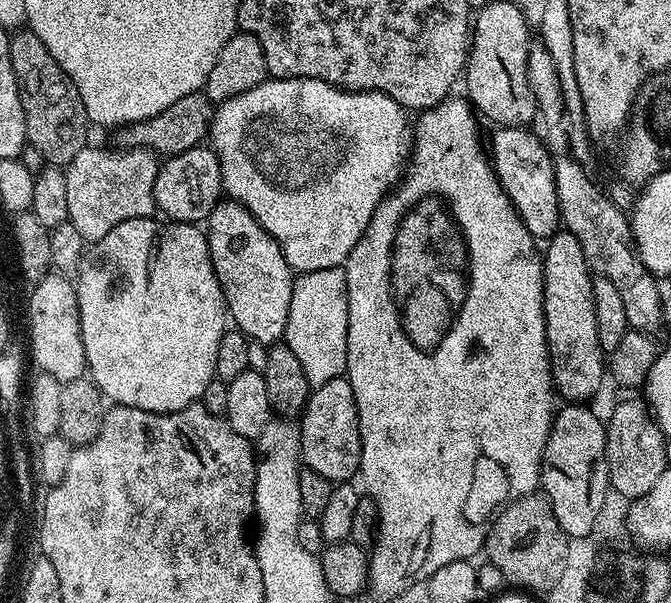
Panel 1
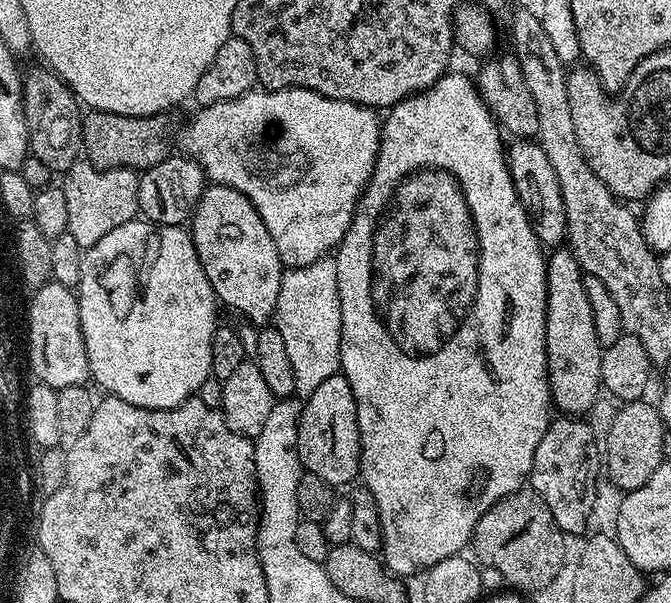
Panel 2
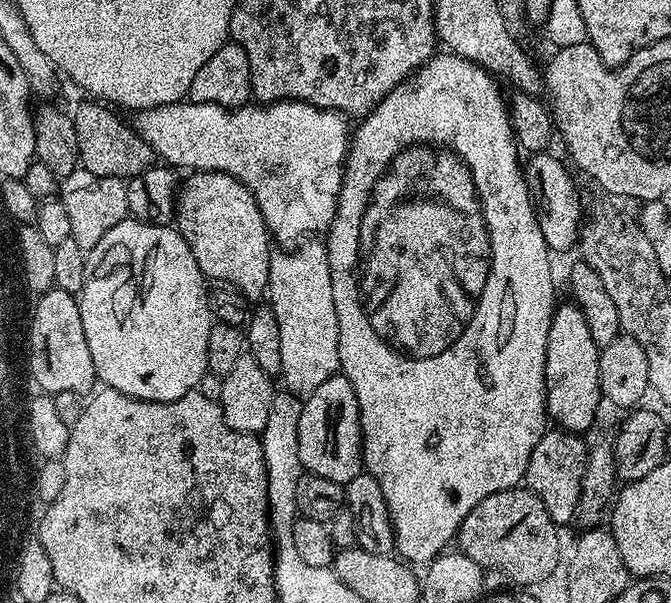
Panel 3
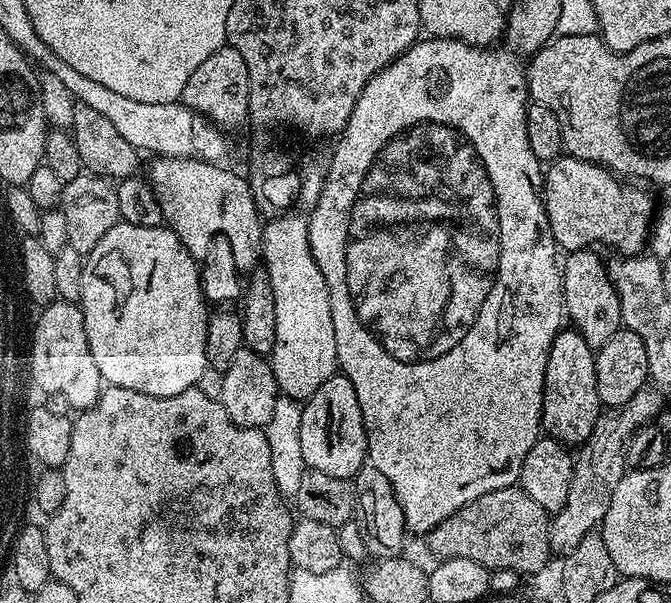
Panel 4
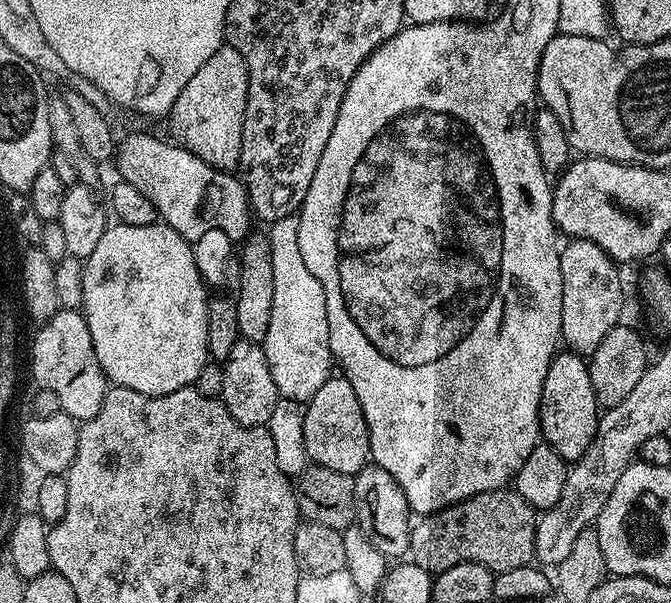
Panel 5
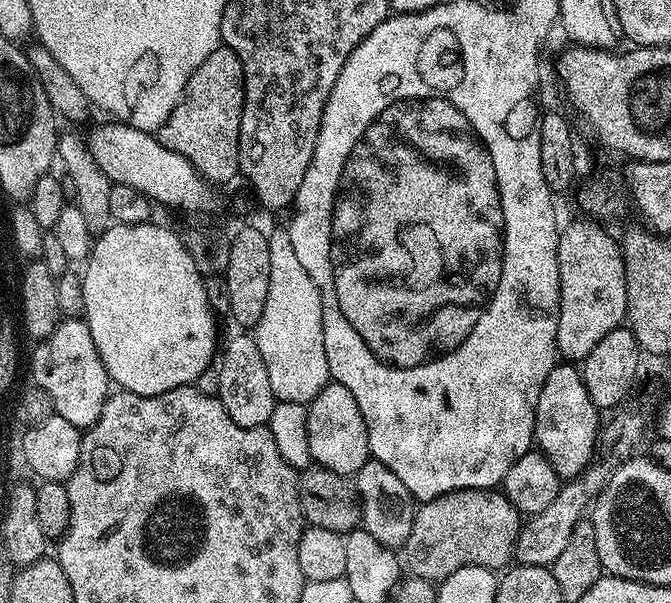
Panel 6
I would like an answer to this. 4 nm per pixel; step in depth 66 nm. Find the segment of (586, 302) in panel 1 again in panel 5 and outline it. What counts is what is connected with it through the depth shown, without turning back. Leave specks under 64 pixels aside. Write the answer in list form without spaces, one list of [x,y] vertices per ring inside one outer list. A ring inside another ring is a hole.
[[[571,350],[557,351],[556,357],[550,362],[550,370],[546,370],[546,382],[542,382],[542,398],[540,399],[540,435],[543,443],[546,443],[557,452],[565,462],[574,462],[579,456],[583,454],[590,446],[590,442],[596,433],[596,427],[600,421],[598,415],[598,405],[595,398],[594,386],[591,385],[590,370],[588,369],[588,360],[580,356],[577,352]]]

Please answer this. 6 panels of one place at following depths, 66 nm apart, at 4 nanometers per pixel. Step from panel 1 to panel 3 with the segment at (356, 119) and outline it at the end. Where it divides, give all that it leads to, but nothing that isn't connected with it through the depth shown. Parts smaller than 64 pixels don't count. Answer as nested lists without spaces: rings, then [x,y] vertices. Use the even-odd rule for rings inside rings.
[[[280,100],[277,104],[262,104],[259,102],[249,102],[243,108],[223,108],[217,104],[207,104],[206,102],[181,102],[179,104],[167,104],[166,106],[154,106],[153,108],[142,108],[135,113],[136,117],[131,117],[130,123],[135,128],[138,135],[152,147],[153,157],[160,156],[165,165],[173,169],[188,168],[192,172],[221,172],[227,176],[233,176],[238,182],[242,182],[254,194],[258,206],[262,210],[262,218],[266,222],[271,239],[279,242],[282,246],[295,246],[305,238],[316,238],[327,233],[328,227],[332,225],[332,220],[336,216],[336,207],[340,201],[340,187],[344,181],[344,164],[348,160],[348,150],[350,147],[350,124],[339,112],[331,112],[329,108],[315,108],[312,104],[307,104],[301,100]]]

